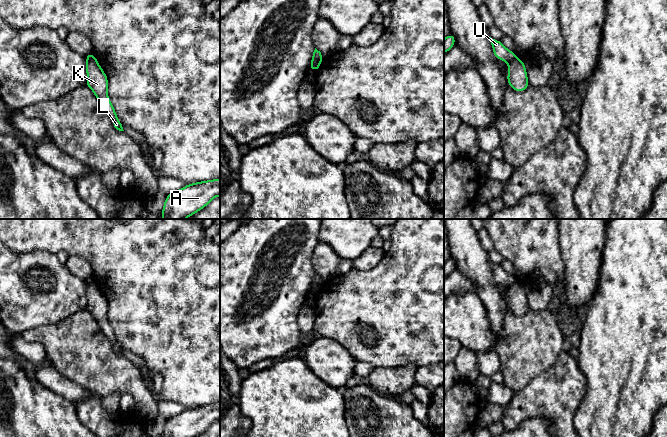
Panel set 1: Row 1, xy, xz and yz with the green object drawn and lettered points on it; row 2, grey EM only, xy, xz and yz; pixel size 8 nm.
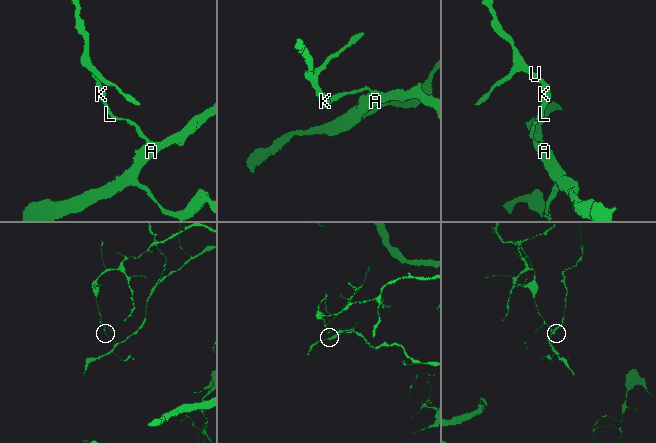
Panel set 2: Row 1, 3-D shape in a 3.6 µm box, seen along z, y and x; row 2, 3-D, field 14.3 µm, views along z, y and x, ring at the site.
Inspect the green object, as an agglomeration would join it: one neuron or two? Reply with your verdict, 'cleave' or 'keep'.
cleave

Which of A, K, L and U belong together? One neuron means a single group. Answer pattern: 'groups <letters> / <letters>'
groups A K L / U

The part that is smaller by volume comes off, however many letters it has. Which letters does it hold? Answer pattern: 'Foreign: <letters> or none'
Foreign: A, K, L

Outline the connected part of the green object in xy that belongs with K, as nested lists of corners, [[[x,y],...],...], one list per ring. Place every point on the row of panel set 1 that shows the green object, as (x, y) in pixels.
[[[96,58],[86,60],[86,72],[86,85],[93,91],[102,108],[111,118],[114,127],[119,131],[124,131],[121,121],[117,117],[113,104],[107,94],[108,78]]]

